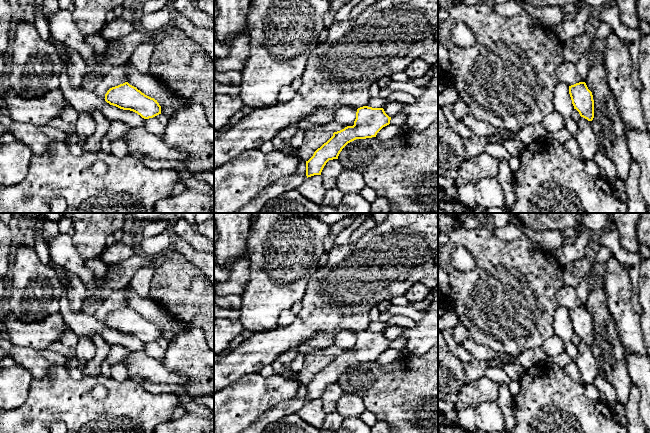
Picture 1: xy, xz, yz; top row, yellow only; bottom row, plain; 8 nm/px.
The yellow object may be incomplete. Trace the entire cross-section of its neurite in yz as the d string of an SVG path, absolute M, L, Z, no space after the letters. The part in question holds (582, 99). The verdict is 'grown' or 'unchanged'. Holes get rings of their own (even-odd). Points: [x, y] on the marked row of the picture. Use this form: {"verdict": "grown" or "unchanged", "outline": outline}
{"verdict": "unchanged", "outline": "M579 82L569 86L569 94L574 109L580 116L592 121L594 118L594 100L592 92L588 89L585 82Z"}

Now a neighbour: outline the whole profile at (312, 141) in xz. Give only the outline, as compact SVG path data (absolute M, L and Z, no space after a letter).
M307 131L302 144L294 149L293 153L303 161L308 161L314 152L326 143L333 136L333 132L327 131Z

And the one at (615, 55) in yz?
M613 31L602 43L600 59L624 124L647 132L641 109L641 92L633 86L630 78L632 61L629 48Z

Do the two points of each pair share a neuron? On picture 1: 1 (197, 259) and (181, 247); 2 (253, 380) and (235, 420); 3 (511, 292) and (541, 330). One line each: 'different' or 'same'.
1: same
2: same
3: same

